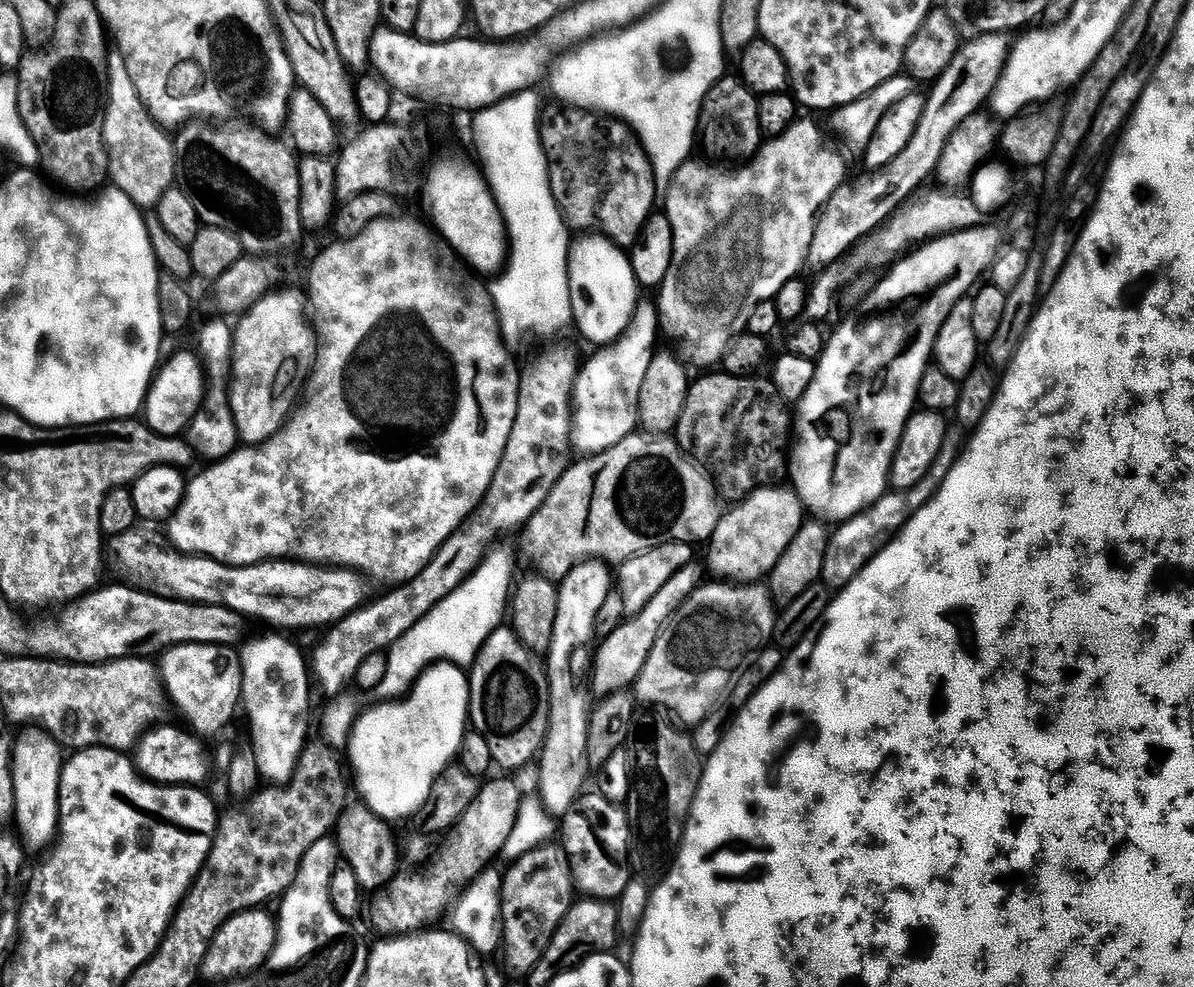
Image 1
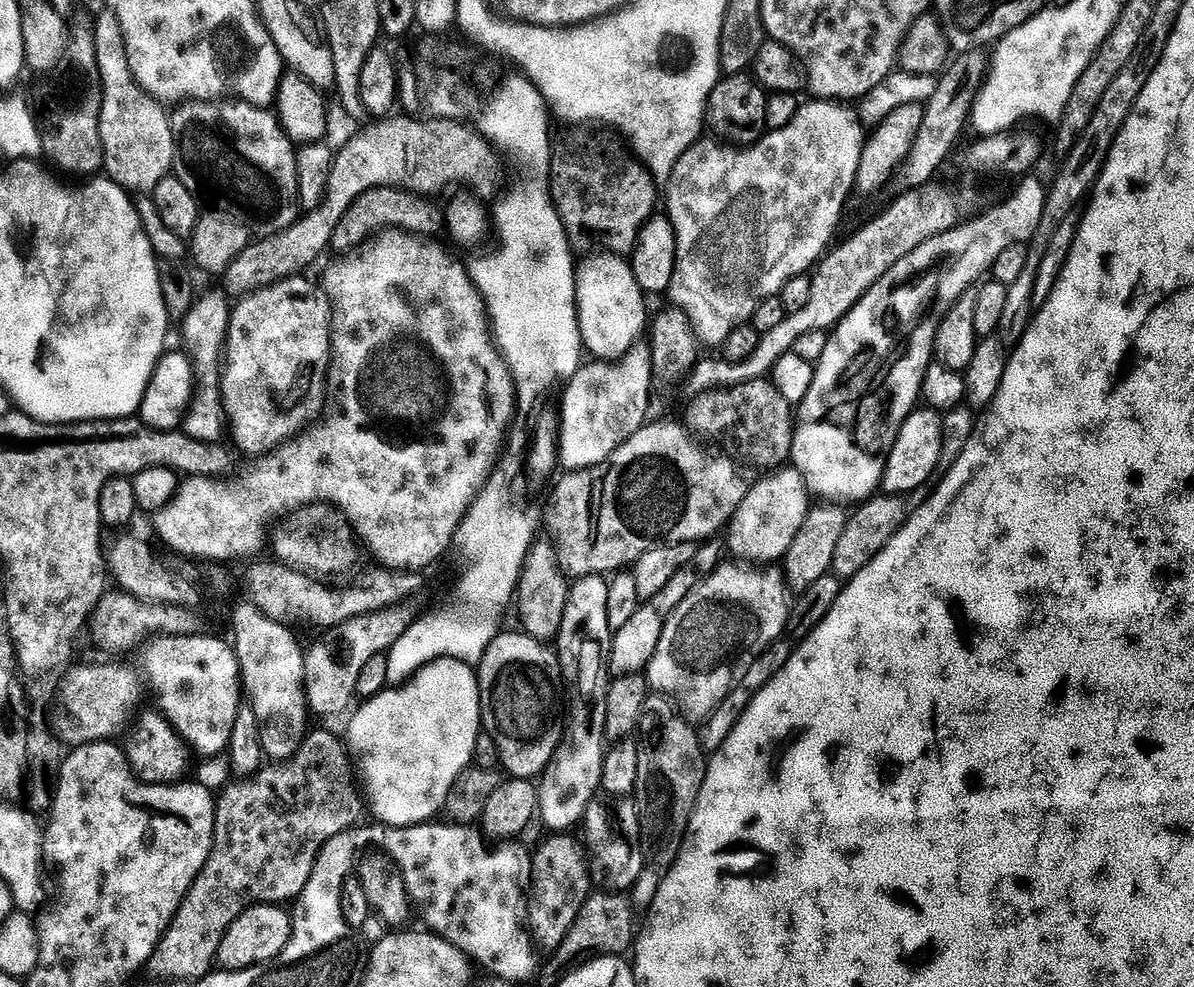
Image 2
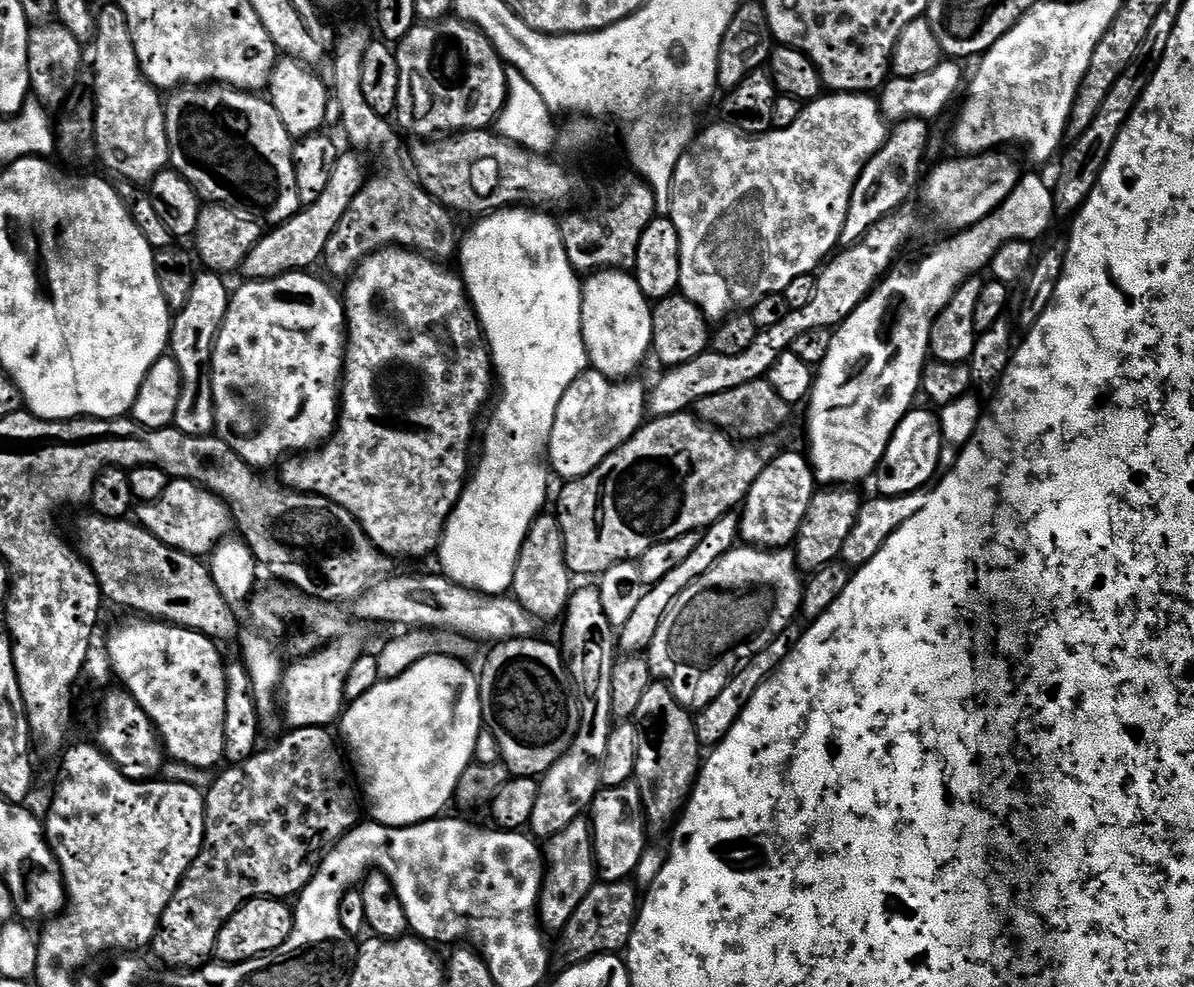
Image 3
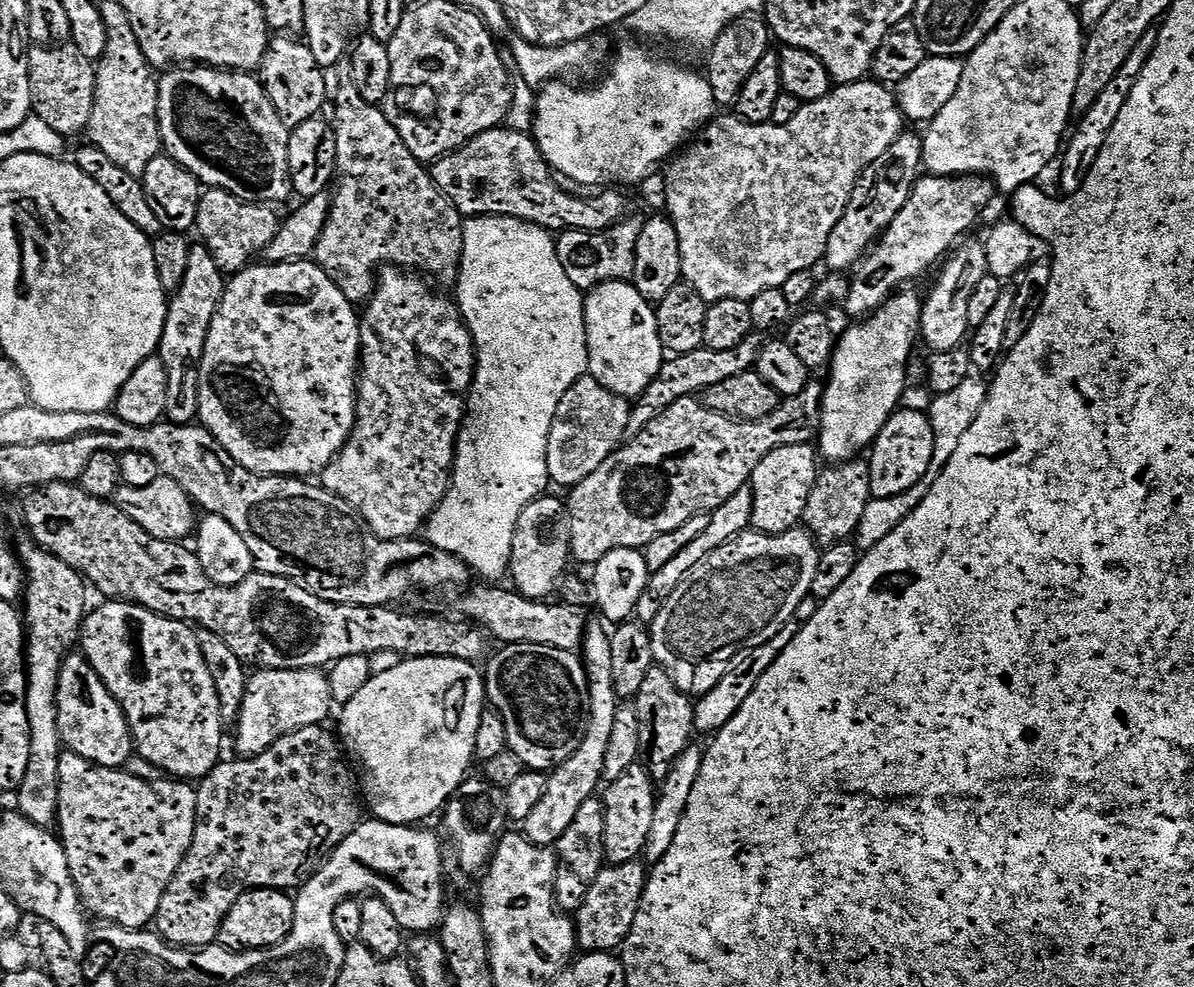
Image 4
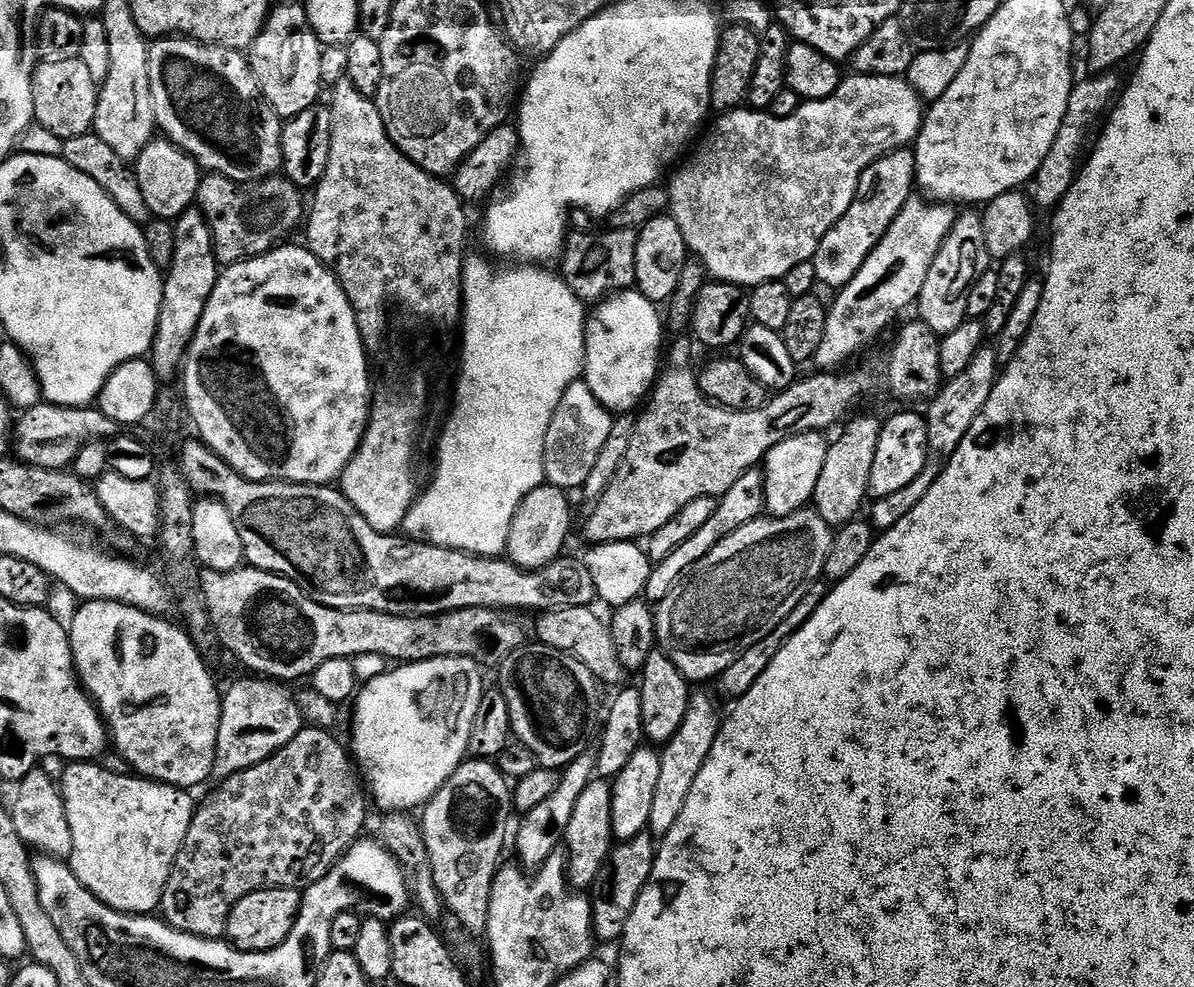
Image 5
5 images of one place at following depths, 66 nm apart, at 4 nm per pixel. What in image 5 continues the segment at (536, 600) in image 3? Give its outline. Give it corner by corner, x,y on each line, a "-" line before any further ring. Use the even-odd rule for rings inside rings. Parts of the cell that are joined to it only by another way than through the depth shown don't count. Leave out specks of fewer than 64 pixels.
545,482
530,490
526,498
522,498
514,514
514,522
510,522
507,559
526,572
537,572
547,564
561,559
564,539
572,532
572,504
568,501
568,496
565,489
555,488
553,484

